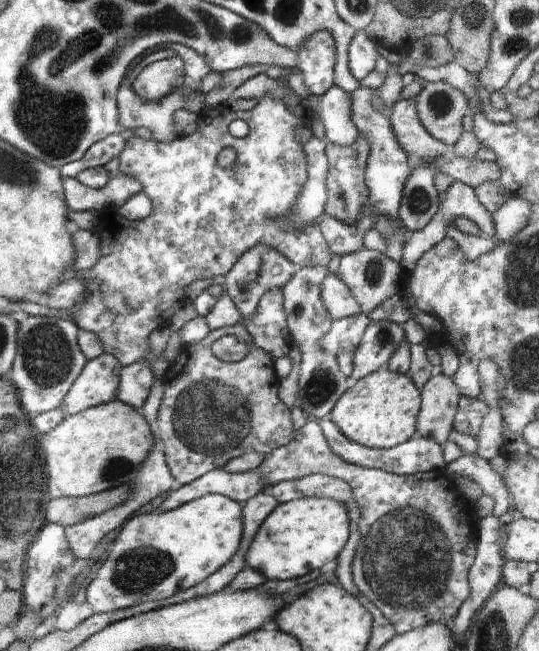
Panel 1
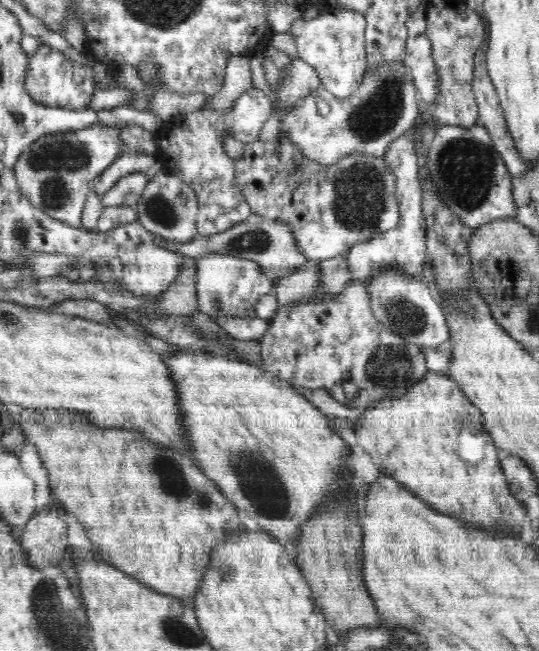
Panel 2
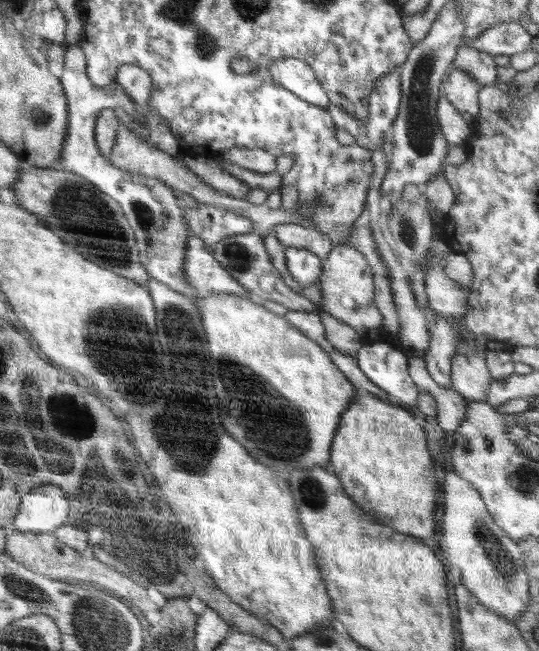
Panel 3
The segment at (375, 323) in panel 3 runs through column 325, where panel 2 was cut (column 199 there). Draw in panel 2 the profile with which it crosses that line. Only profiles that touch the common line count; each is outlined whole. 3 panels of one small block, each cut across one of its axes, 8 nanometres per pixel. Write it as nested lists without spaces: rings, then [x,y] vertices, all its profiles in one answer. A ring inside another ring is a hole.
[[[206,254],[196,260],[196,270],[197,310],[210,318],[215,314],[244,317],[250,307],[254,307],[264,294],[271,293],[274,288],[258,263],[228,254]]]

